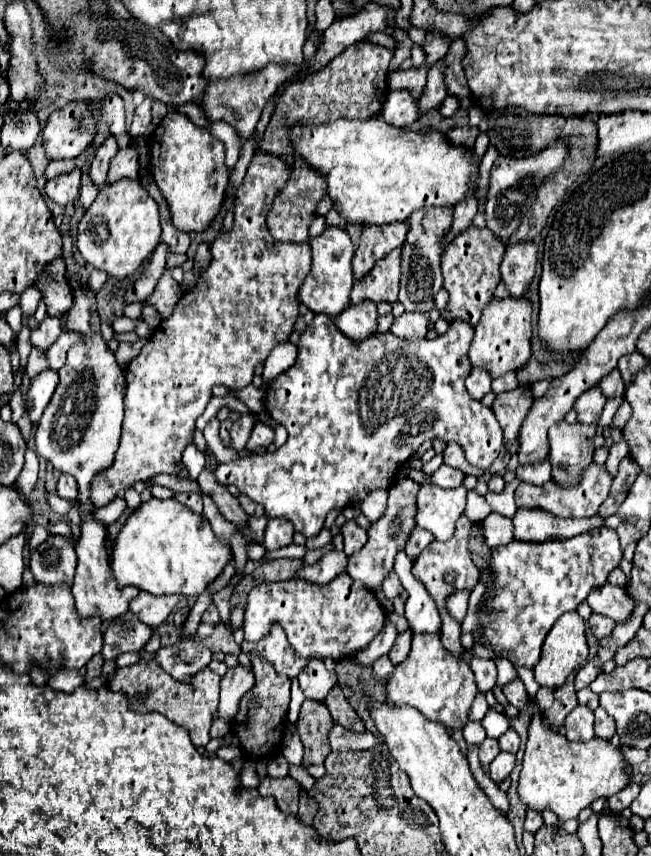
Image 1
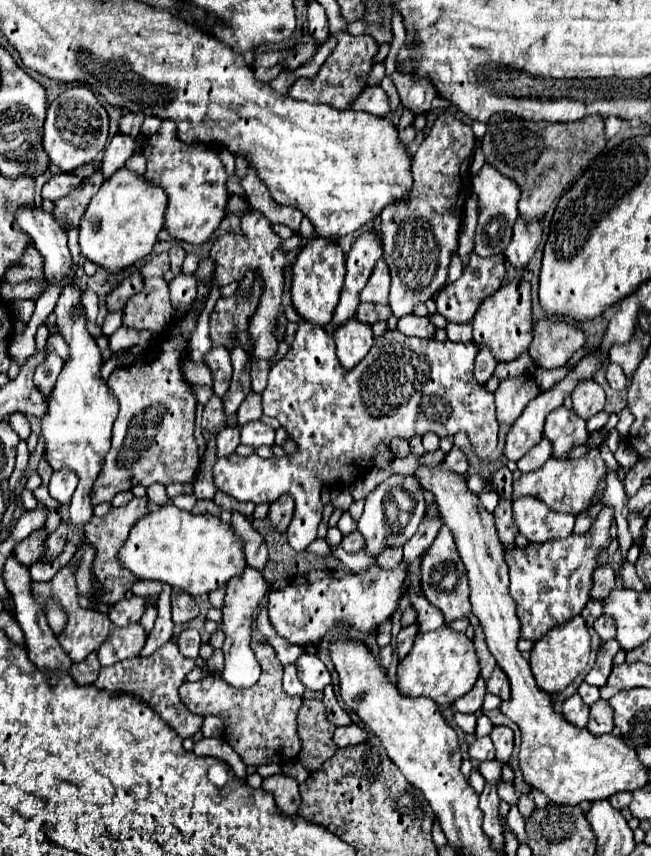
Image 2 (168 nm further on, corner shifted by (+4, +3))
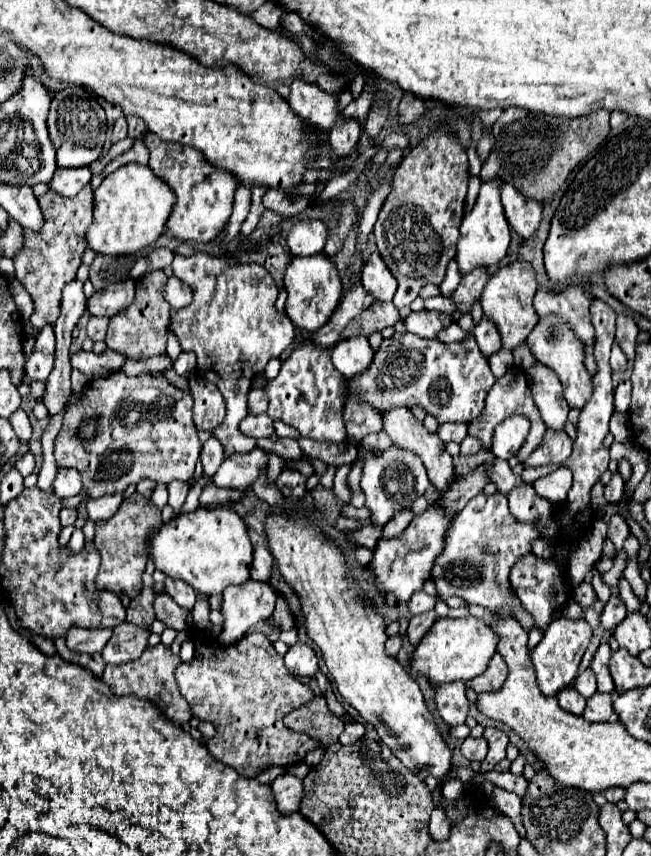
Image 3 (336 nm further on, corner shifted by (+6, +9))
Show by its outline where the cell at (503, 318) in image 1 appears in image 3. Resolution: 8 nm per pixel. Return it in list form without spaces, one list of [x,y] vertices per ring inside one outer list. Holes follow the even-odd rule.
[[[529,261],[509,263],[509,265],[501,267],[485,283],[485,289],[483,289],[483,295],[481,295],[483,313],[495,321],[495,325],[501,333],[501,341],[507,349],[523,343],[539,321],[539,315],[535,315],[535,307],[533,307],[535,291],[537,291],[537,279],[535,279],[535,271],[533,271]]]

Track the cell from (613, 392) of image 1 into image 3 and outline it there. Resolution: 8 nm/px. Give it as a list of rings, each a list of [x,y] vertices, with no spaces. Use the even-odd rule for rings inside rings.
[[[617,343],[611,349],[611,367],[613,367],[613,371],[625,371],[627,369],[627,357],[623,355],[623,351]]]

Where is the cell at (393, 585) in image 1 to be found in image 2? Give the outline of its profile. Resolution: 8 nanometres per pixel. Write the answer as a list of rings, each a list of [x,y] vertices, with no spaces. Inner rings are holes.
[[[385,549],[383,553],[379,553],[377,557],[377,565],[383,569],[395,569],[403,559],[403,551],[401,549]]]

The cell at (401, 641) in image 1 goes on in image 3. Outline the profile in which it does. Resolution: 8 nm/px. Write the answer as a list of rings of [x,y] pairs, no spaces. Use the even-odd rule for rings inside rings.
[[[425,611],[425,613],[419,613],[419,615],[413,615],[413,619],[409,621],[409,629],[407,629],[407,635],[409,635],[409,641],[413,645],[417,645],[425,633],[433,627],[433,623],[437,621],[437,613],[435,611]]]

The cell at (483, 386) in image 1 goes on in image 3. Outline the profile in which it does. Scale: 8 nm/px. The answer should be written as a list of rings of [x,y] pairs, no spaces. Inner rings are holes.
[[[483,317],[483,319],[475,325],[473,335],[475,335],[477,345],[479,345],[479,349],[483,351],[483,355],[485,355],[485,357],[493,355],[493,353],[501,347],[499,331],[497,331],[495,323],[491,323],[491,319],[487,319],[487,317]]]

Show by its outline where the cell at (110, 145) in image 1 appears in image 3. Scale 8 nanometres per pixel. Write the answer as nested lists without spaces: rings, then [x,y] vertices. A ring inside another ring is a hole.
[[[83,187],[83,191],[79,191],[79,195],[67,199],[67,197],[57,197],[55,191],[47,191],[45,195],[41,195],[39,199],[39,207],[43,211],[43,227],[33,233],[33,231],[23,231],[23,251],[19,251],[19,255],[15,255],[15,275],[17,275],[17,281],[29,291],[31,299],[33,299],[33,305],[35,305],[35,311],[31,315],[31,325],[33,327],[43,327],[43,323],[51,323],[55,325],[55,319],[59,317],[59,303],[61,303],[61,291],[63,287],[75,279],[75,273],[77,273],[77,267],[81,265],[81,257],[83,257],[83,251],[85,251],[85,235],[87,235],[87,229],[89,225],[93,223],[93,191],[91,187]]]

